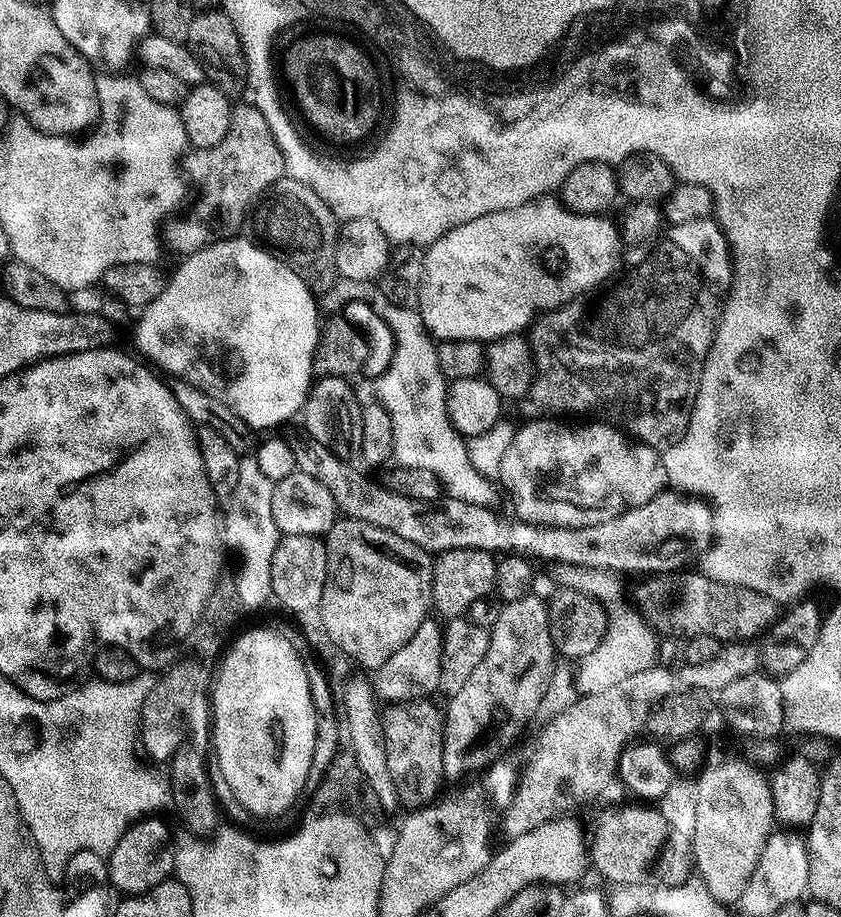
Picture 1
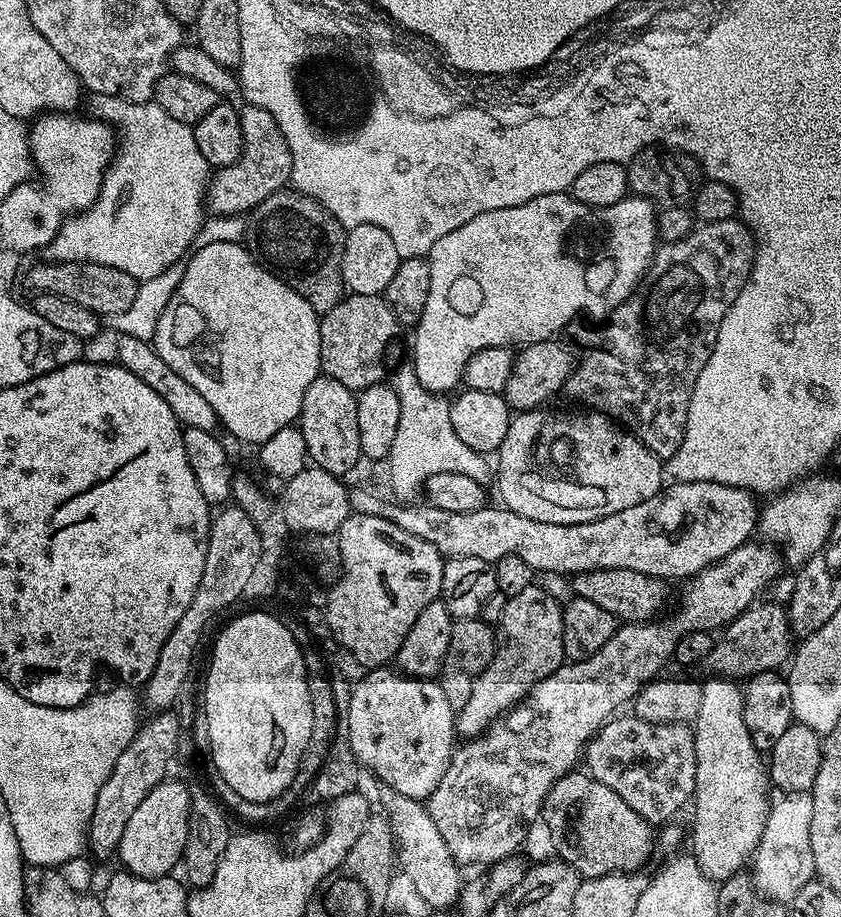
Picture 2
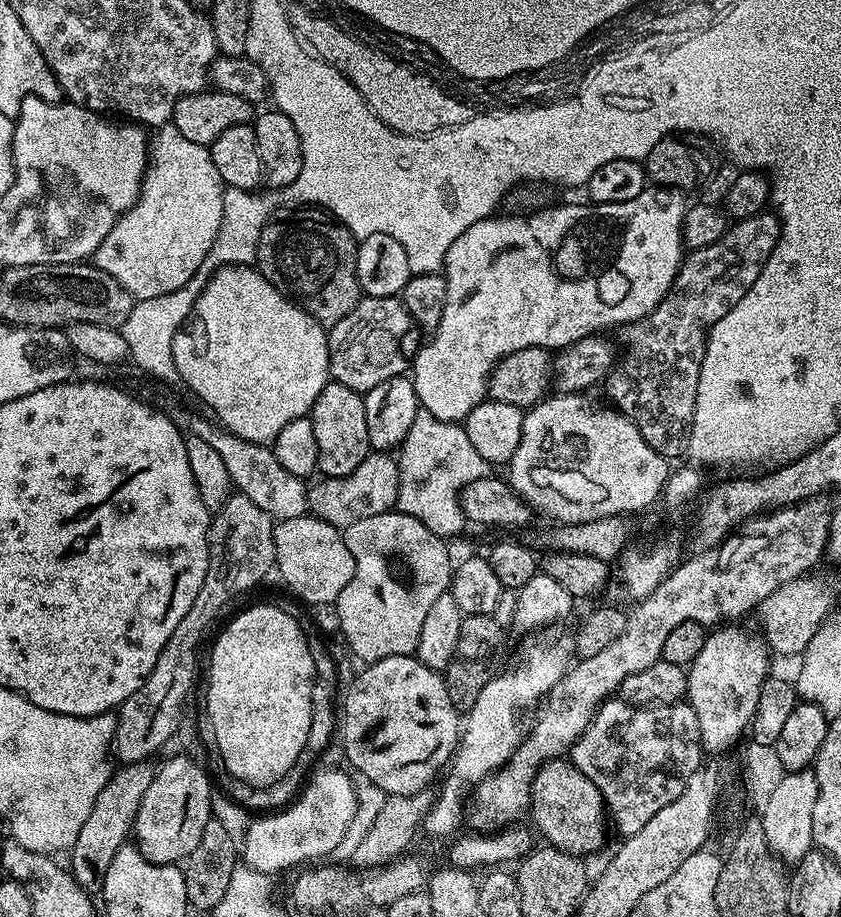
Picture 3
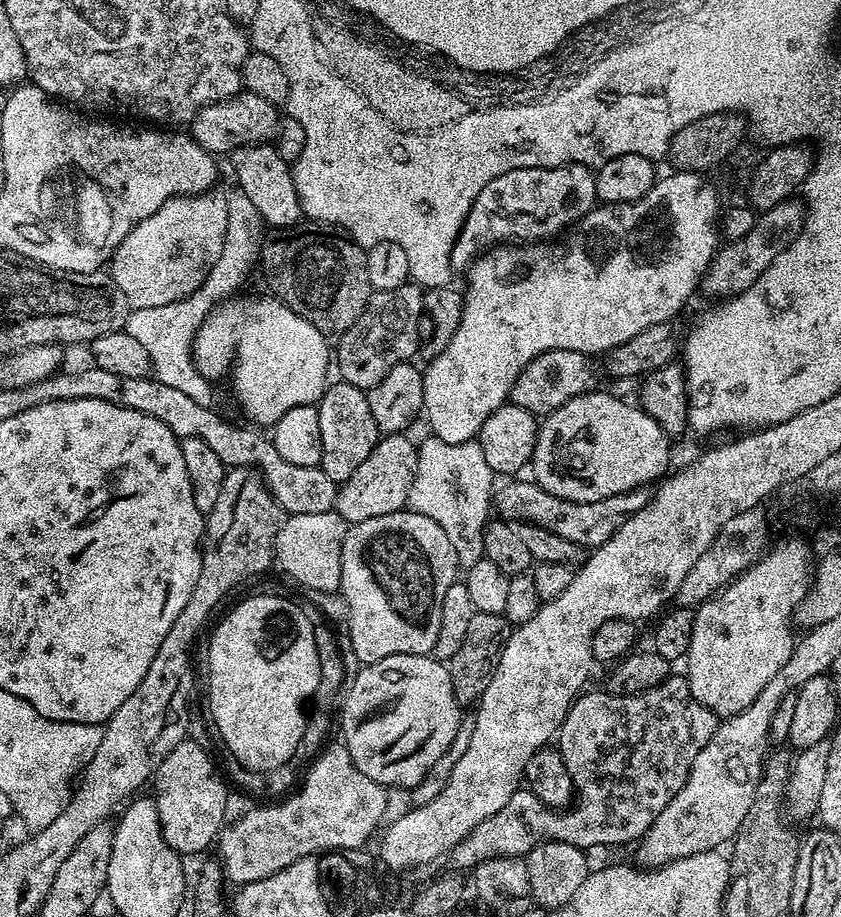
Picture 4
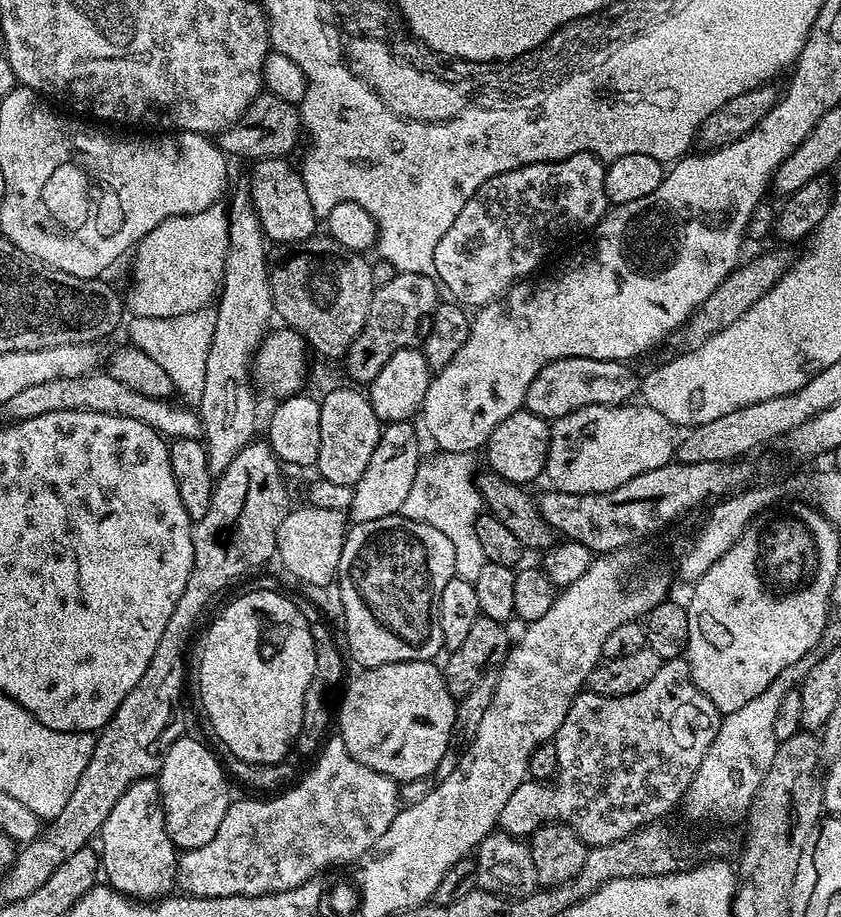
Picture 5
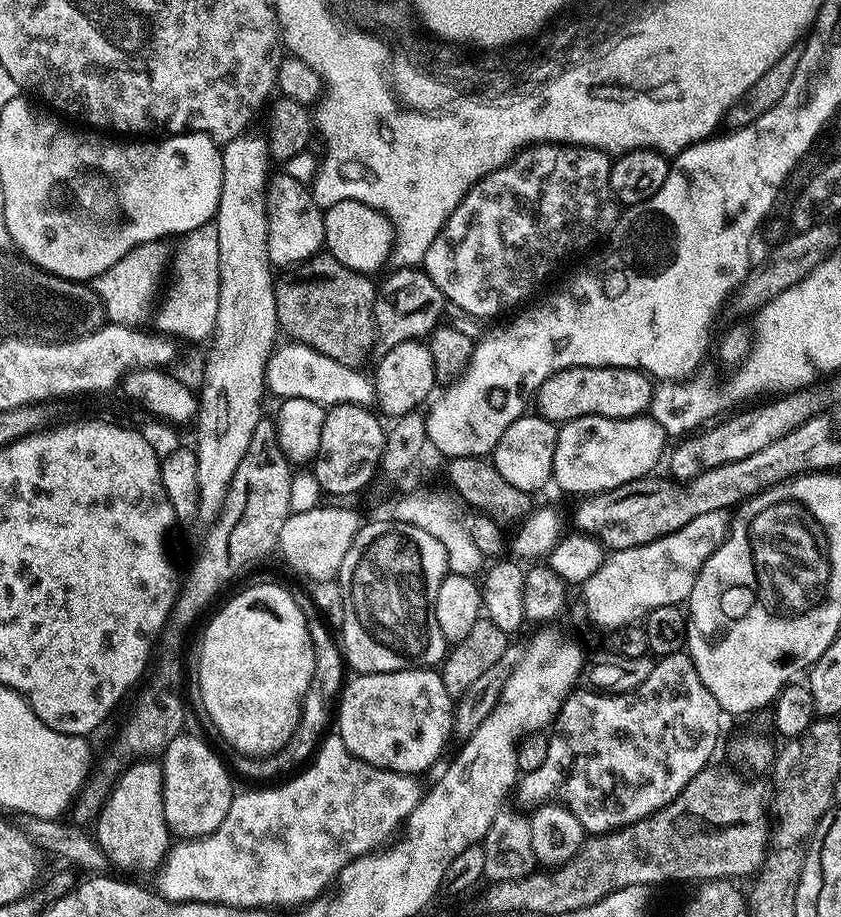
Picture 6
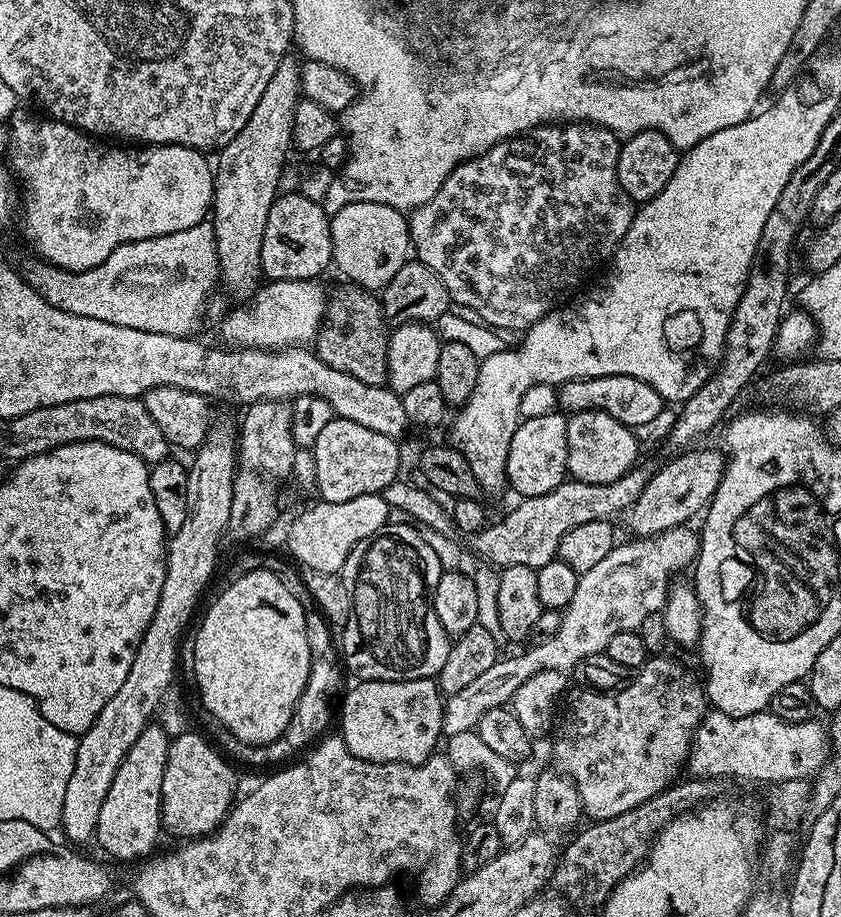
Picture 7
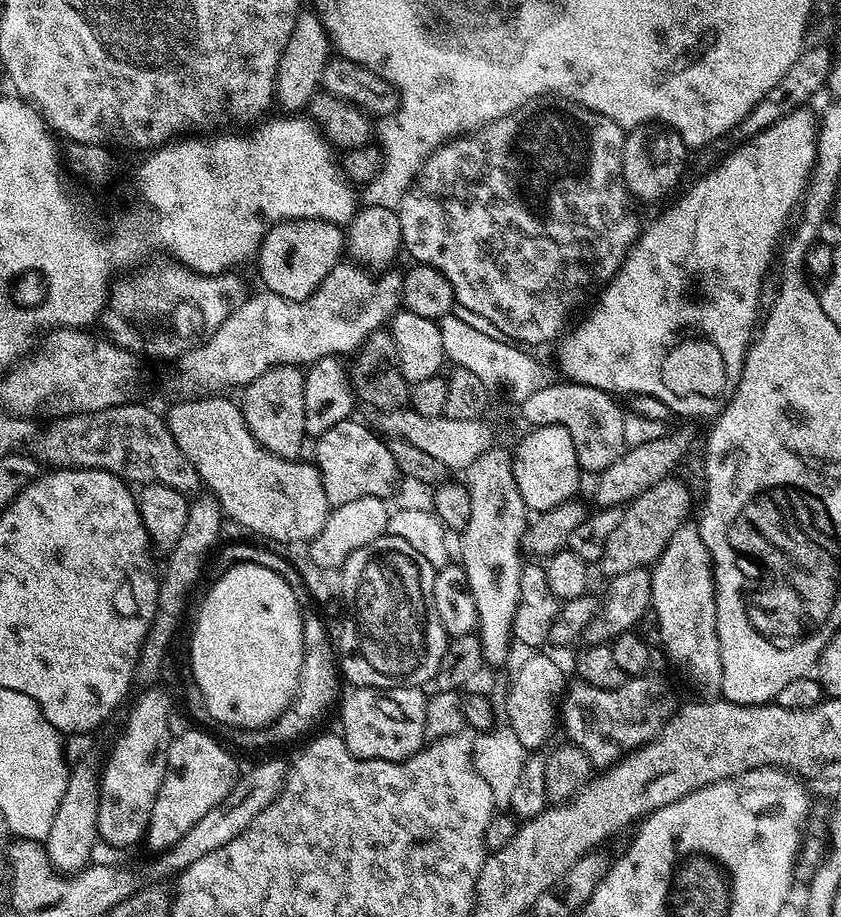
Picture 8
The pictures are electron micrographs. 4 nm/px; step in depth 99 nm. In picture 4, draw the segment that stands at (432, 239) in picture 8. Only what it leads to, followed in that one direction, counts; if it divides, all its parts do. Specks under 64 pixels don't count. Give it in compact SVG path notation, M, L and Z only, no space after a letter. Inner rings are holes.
M565 164L563 168L519 168L498 174L474 198L470 214L452 247L452 267L466 270L476 257L497 244L523 246L548 242L551 236L571 229L577 220L597 207L596 173L584 164Z

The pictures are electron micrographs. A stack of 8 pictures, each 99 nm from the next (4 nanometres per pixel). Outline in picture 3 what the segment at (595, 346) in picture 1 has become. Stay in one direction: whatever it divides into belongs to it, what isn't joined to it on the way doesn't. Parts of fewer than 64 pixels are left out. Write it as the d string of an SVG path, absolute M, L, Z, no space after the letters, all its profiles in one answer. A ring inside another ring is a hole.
M765 210L758 213L757 216L751 216L745 220L737 220L733 223L724 234L717 241L711 242L710 245L704 248L694 249L685 255L684 261L680 263L678 274L674 278L674 282L670 286L670 290L662 298L662 302L650 313L645 319L639 322L633 322L623 325L619 329L620 340L619 343L624 343L622 352L622 359L618 366L613 367L607 381L606 389L608 388L607 399L611 401L617 412L621 412L626 418L630 418L630 422L634 422L634 426L638 426L638 430L642 434L642 438L646 438L646 442L650 446L654 446L654 450L658 454L662 454L664 459L672 462L675 461L675 456L684 456L688 450L688 439L692 433L692 423L694 422L694 406L696 405L696 395L698 394L698 374L702 370L702 358L704 357L704 341L708 335L708 329L712 325L717 324L723 316L731 310L734 305L741 300L745 294L750 290L750 286L754 286L754 282L758 278L758 274L762 270L762 266L770 258L770 254L774 250L774 246L780 241L780 217L776 215L775 211Z

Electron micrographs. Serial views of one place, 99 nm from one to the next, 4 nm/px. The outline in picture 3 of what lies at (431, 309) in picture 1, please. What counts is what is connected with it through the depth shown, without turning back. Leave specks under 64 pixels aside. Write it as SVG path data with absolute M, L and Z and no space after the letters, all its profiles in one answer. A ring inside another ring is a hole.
M648 186L638 198L630 202L618 202L617 204L598 204L583 202L584 204L560 204L557 208L544 208L533 211L531 214L516 214L520 216L500 216L493 214L486 220L474 222L470 230L458 234L454 242L447 245L443 253L444 267L442 275L446 282L446 306L442 310L440 325L431 333L428 345L417 354L416 360L410 364L410 379L414 390L420 399L420 407L425 412L434 414L439 420L451 420L462 422L486 399L488 395L488 375L496 368L496 363L504 356L514 354L518 350L526 350L530 346L559 350L568 348L578 343L582 338L603 333L604 328L615 329L633 322L645 319L660 305L662 298L670 290L674 278L680 269L680 263L684 261L686 247L684 243L684 215L686 211L685 193L674 188L662 188Z

